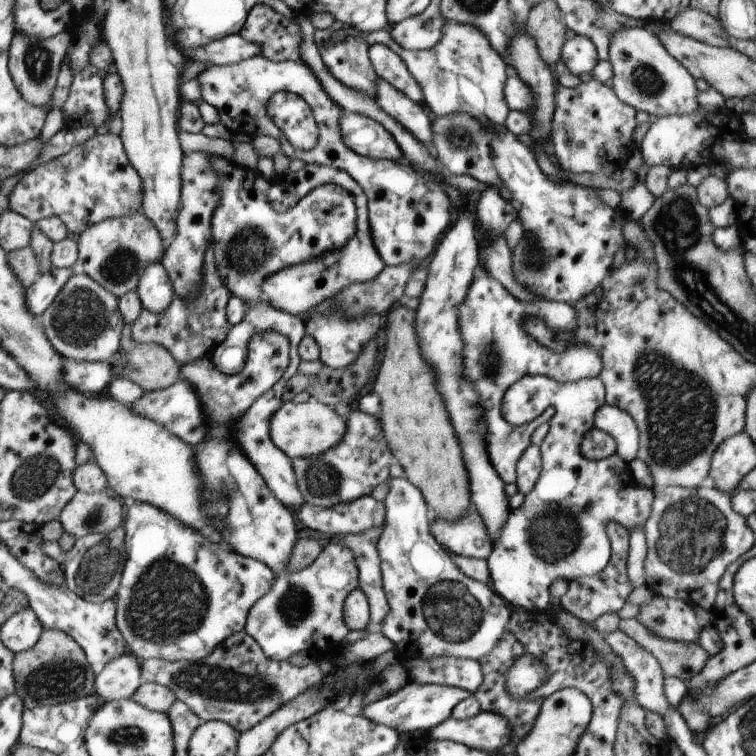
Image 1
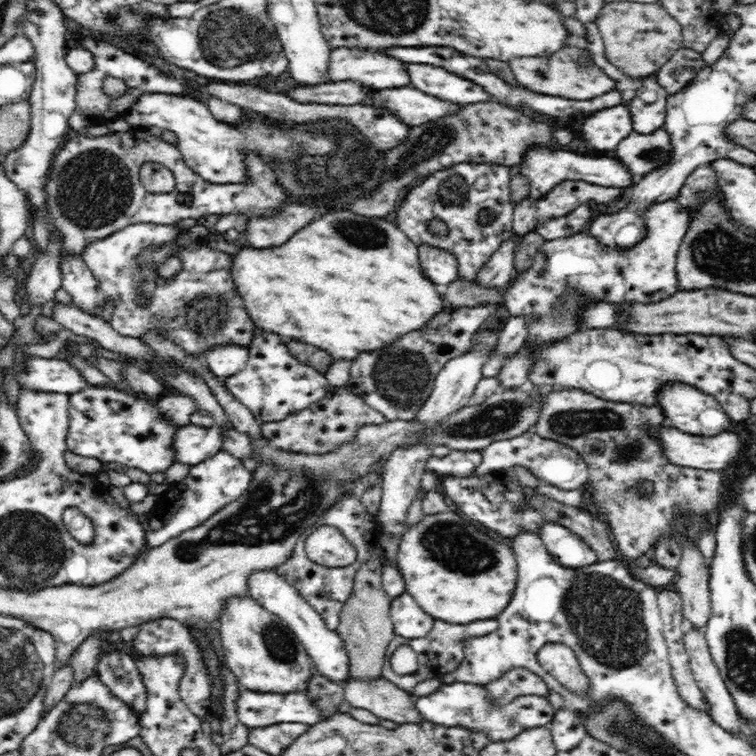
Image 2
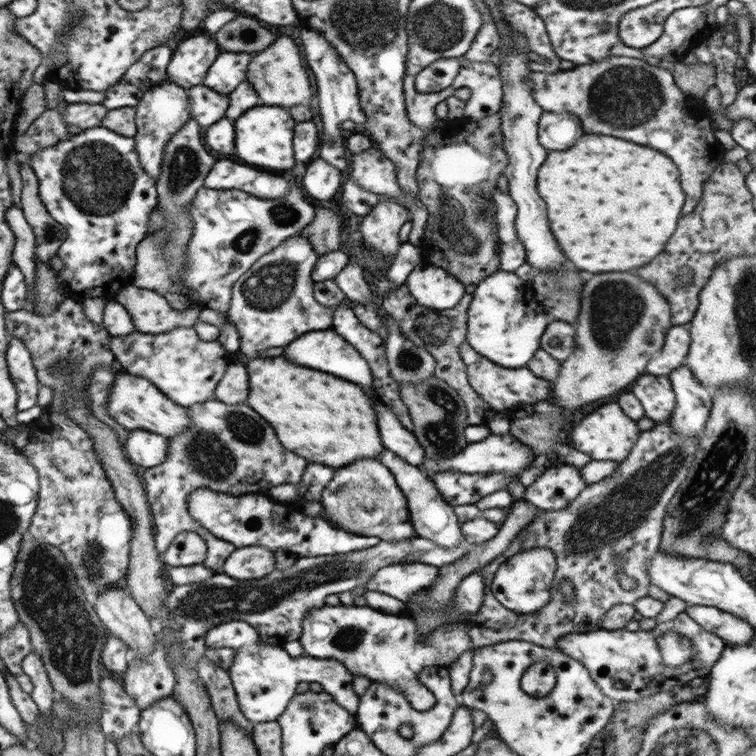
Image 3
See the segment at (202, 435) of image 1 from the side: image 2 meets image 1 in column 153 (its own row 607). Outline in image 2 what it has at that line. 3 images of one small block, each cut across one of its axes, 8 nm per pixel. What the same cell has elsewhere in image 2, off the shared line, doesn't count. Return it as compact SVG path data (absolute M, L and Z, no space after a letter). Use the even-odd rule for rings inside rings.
M402 592L392 600L392 622L396 636L416 640L432 632L436 618L426 614L408 592Z

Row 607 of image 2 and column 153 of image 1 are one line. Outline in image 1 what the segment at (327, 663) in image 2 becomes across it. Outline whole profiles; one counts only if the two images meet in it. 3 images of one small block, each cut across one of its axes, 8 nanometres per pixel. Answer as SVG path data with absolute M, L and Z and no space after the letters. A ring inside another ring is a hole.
M155 262L155 264L149 264L143 268L135 292L141 300L141 306L155 314L165 312L169 308L171 300L175 298L175 290L173 290L171 280L169 280L165 268L161 266L161 262Z

